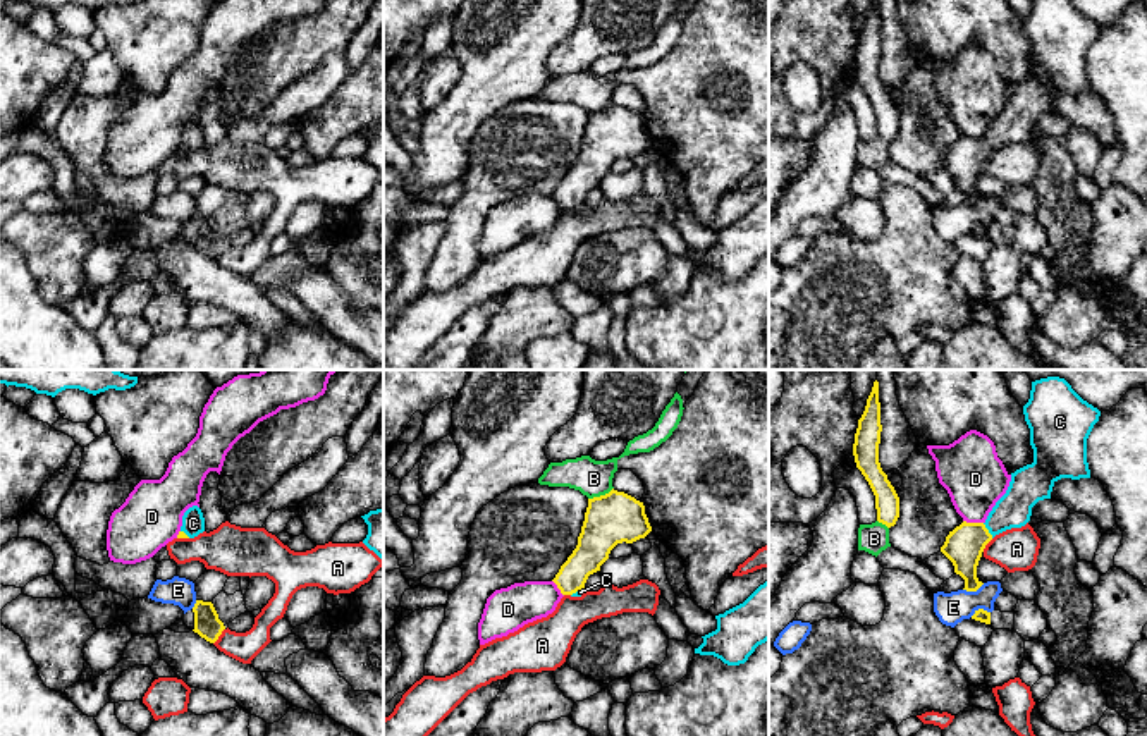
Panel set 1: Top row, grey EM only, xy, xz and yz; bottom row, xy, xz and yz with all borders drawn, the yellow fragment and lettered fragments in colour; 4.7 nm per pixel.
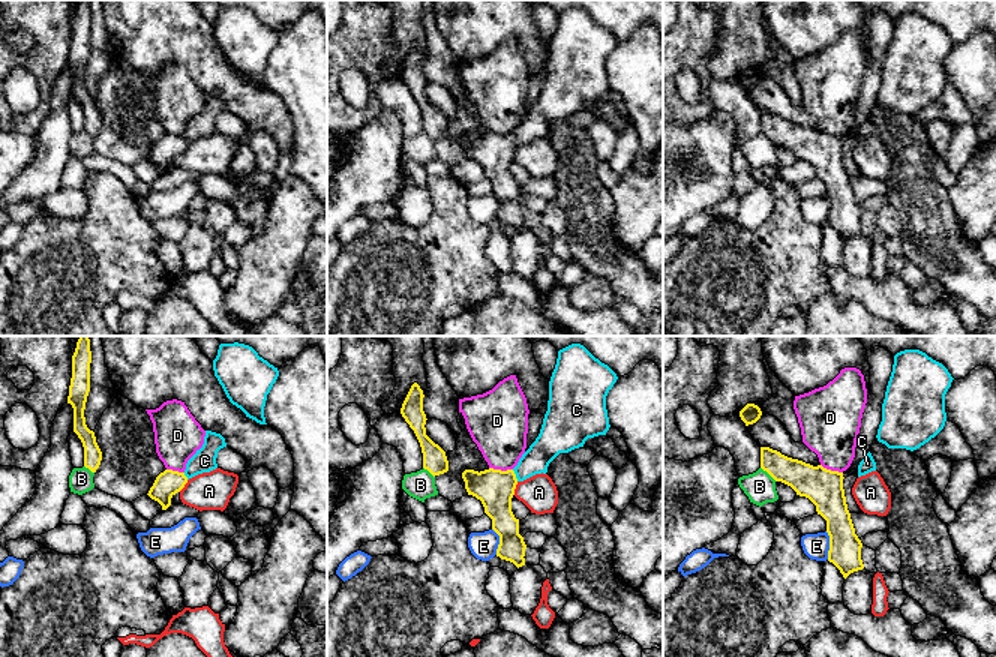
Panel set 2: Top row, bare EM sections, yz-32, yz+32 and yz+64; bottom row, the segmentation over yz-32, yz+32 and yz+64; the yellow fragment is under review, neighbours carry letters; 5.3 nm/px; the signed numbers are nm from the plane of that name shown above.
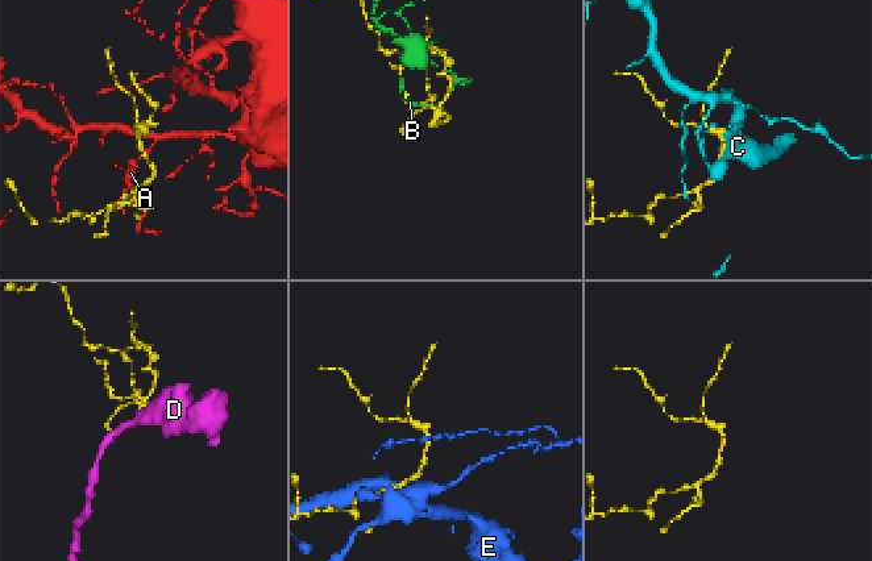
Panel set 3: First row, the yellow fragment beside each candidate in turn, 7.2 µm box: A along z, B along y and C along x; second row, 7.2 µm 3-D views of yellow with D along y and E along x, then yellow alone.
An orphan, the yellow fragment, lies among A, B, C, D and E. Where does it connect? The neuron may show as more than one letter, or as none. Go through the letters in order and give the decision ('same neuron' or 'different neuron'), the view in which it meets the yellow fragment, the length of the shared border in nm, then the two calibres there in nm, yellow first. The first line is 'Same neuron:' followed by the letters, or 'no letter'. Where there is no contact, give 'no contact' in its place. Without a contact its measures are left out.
Same neuron: C
A: different neuron | xy | 90 nm | 120/140 nm
B: different neuron | xz | 130 nm | 240/170 nm
C: same neuron | yz | 90 nm | 180/170 nm
D: different neuron | yz | 100 nm | 180/300 nm
E: different neuron | yz | 110 nm | 180/150 nm

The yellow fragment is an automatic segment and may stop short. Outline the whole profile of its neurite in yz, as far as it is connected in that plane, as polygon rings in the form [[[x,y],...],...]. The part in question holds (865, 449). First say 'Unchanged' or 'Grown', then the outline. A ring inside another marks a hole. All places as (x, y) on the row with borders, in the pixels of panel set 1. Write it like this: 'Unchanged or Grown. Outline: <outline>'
Unchanged. Outline: [[[875,380],[865,411],[858,420],[853,456],[856,468],[875,495],[877,521],[891,528],[899,518],[899,497],[879,463],[880,432],[879,382]]]

